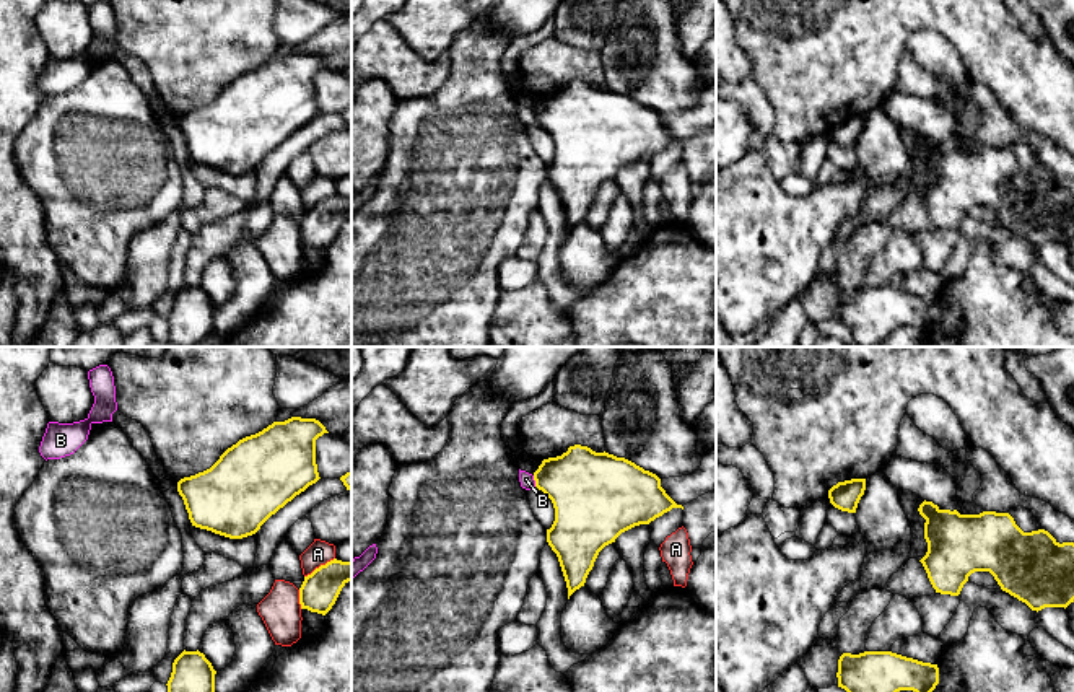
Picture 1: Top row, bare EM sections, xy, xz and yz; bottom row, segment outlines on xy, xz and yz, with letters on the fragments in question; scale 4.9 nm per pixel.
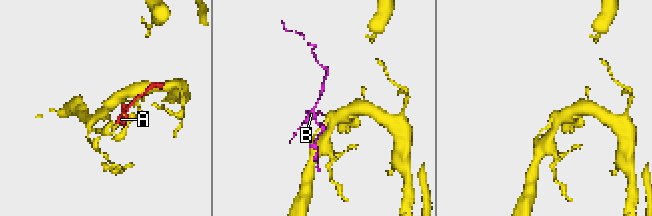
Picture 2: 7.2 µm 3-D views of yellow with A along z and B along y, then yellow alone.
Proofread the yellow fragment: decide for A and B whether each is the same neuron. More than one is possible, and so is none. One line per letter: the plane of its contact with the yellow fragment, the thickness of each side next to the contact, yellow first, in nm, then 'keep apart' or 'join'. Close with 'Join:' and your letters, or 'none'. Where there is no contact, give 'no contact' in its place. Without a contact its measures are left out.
A: meets yellow in xy; 190 nm thick on the yellow side, 120 nm on the other; keep apart
B: meets yellow in xz; 360 nm thick on the yellow side, 70 nm on the other; keep apart
Join: none

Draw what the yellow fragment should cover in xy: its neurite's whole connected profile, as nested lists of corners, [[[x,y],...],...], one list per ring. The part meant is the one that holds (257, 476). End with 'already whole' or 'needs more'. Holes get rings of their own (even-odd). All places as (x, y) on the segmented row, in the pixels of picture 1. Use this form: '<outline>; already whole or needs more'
[[[291,417],[273,422],[262,431],[239,440],[207,471],[177,482],[192,526],[215,534],[242,539],[316,484],[321,477],[316,464],[316,440],[329,433],[316,418]]]; already whole

